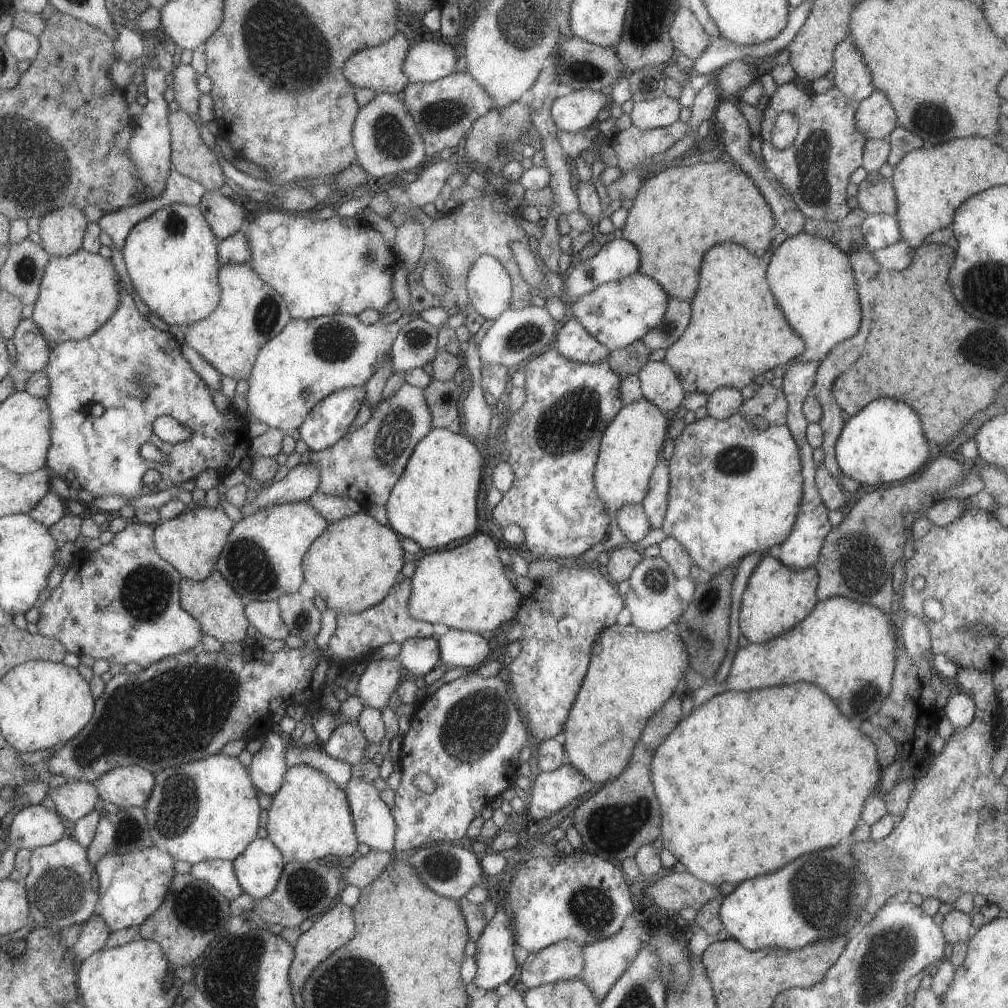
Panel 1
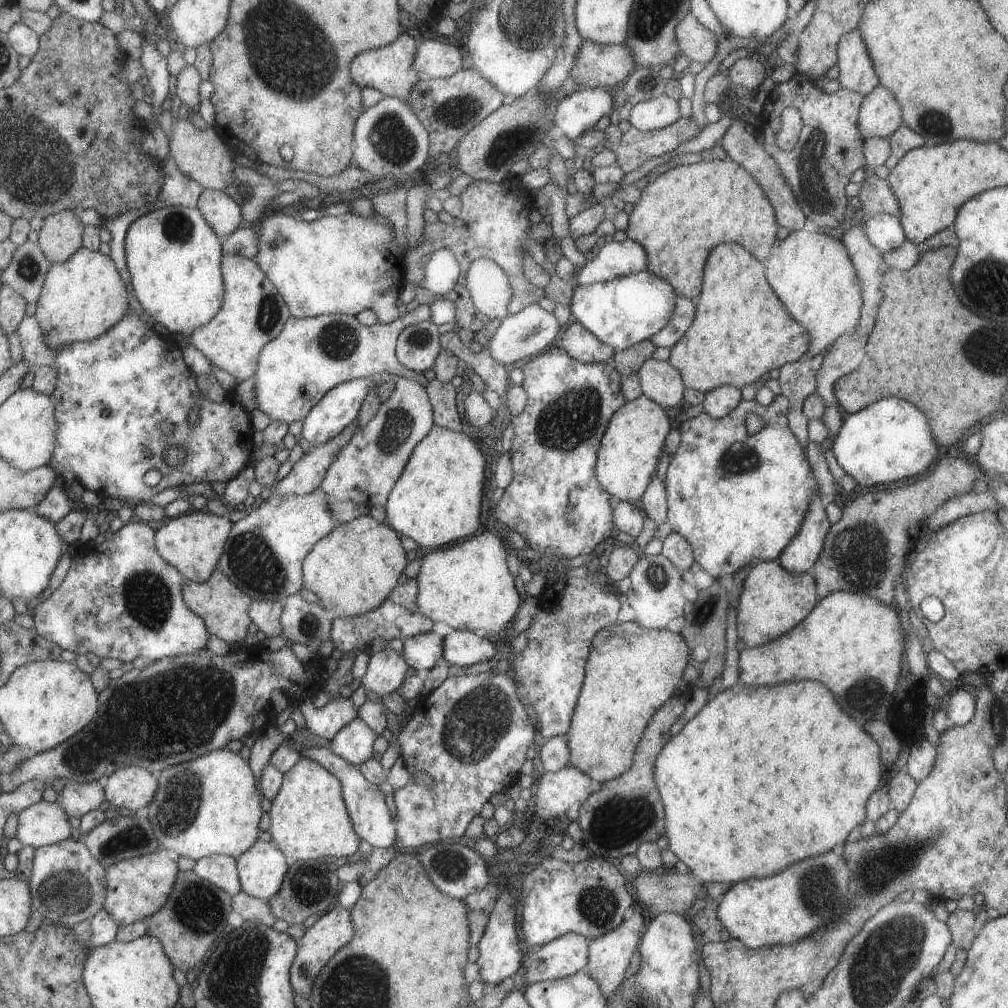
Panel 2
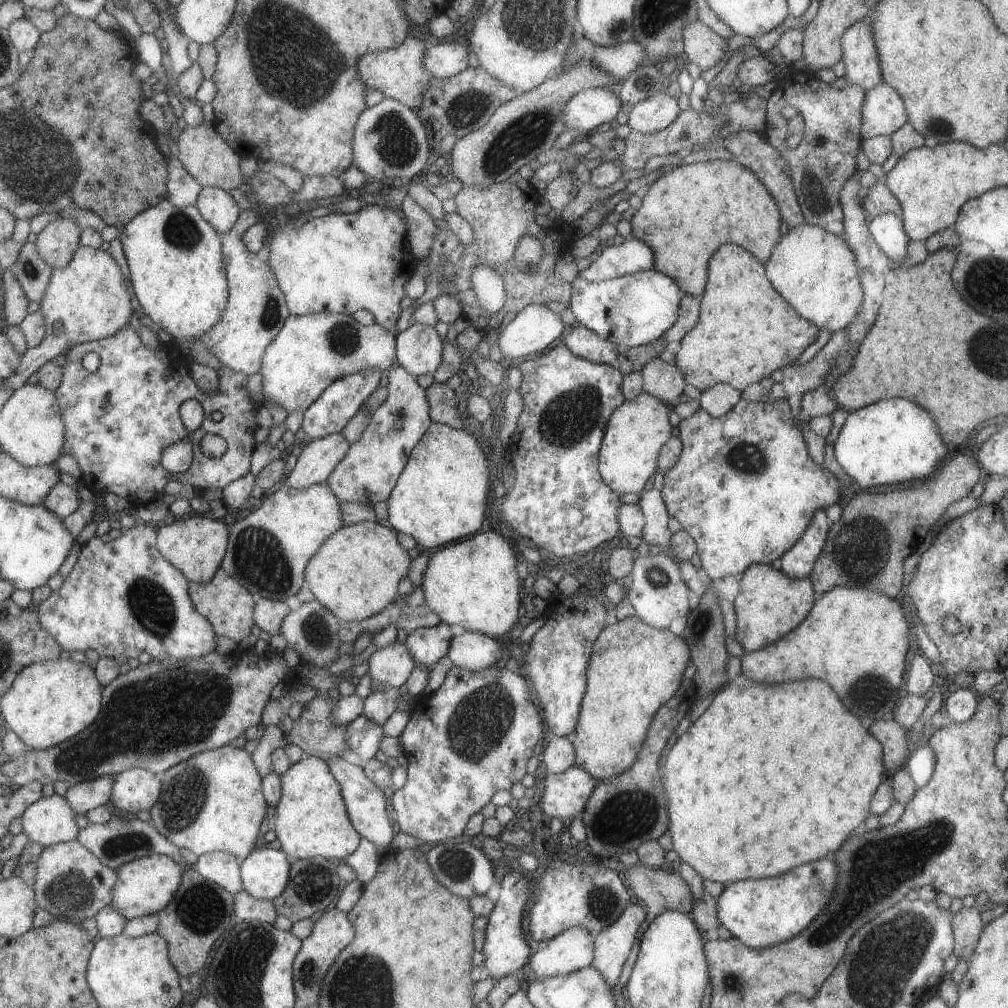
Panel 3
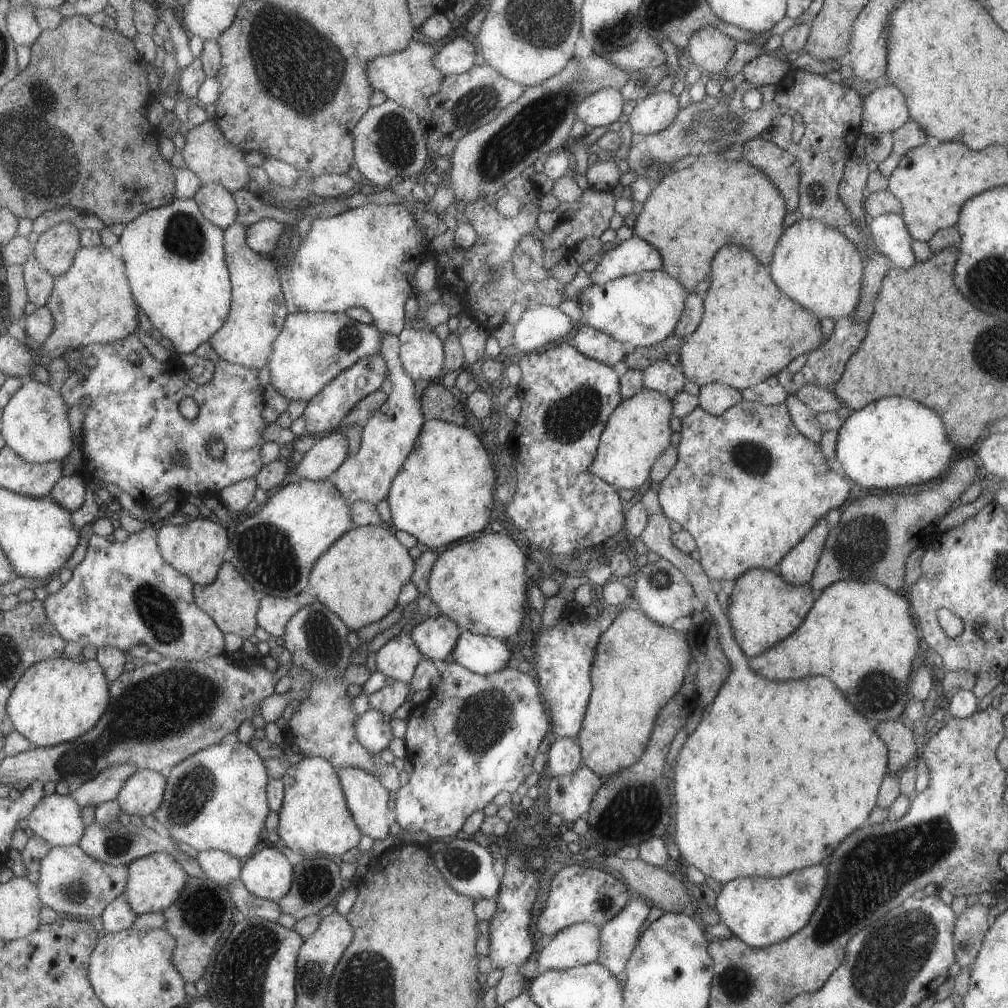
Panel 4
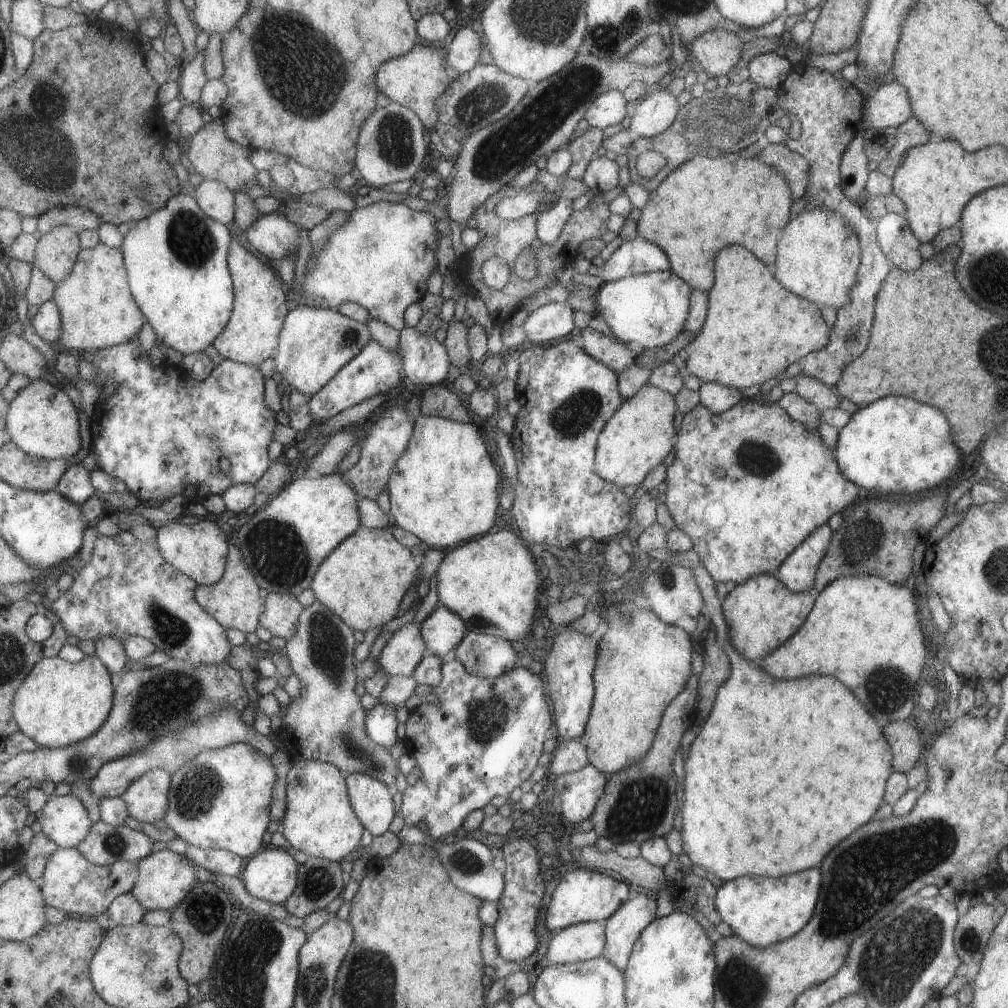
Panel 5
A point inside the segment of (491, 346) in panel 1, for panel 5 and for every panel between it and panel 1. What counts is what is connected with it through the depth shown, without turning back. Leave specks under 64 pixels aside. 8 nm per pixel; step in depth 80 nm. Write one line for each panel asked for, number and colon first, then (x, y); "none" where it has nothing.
2: (530, 331)
3: (534, 327)
4: (540, 324)
5: (551, 321)

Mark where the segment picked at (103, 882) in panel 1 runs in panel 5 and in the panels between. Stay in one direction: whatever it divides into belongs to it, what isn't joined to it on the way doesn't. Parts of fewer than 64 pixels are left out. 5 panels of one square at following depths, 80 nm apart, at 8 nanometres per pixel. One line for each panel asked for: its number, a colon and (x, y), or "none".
2: (136, 888)
3: (145, 885)
4: (155, 881)
5: (163, 879)

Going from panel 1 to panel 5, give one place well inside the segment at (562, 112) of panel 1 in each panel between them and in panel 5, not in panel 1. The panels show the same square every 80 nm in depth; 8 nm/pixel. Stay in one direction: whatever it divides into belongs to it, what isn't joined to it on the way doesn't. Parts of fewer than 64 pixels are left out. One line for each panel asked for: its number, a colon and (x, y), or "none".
2: (578, 112)
3: (587, 109)
4: (599, 109)
5: (607, 109)

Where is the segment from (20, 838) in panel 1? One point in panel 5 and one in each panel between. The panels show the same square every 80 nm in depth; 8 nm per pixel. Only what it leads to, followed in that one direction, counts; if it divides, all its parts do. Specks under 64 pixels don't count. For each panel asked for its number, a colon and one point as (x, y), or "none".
2: (45, 823)
3: (50, 821)
4: (57, 818)
5: (64, 819)

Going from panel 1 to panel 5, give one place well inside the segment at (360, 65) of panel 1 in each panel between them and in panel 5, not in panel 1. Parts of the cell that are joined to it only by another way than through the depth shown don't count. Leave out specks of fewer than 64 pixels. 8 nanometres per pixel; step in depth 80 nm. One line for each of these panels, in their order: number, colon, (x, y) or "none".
2: (388, 69)
3: (398, 73)
4: (409, 78)
5: (413, 80)

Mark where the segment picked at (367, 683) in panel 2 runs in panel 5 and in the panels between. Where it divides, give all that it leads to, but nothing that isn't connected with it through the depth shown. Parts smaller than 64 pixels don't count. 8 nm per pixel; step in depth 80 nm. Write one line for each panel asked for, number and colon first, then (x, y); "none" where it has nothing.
3: (389, 666)
4: (396, 659)
5: (404, 650)

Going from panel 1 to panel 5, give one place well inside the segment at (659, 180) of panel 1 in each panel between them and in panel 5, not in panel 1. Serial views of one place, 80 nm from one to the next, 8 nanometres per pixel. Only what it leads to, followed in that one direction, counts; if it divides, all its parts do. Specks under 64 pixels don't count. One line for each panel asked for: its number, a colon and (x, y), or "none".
2: (682, 213)
3: (687, 213)
4: (691, 213)
5: (706, 203)

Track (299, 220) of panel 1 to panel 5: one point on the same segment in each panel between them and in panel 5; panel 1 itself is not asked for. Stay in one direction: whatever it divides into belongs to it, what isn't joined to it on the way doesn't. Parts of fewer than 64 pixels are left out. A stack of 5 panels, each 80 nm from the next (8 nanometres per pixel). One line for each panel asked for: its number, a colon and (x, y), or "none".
2: (345, 263)
3: (338, 263)
4: (365, 257)
5: (380, 258)

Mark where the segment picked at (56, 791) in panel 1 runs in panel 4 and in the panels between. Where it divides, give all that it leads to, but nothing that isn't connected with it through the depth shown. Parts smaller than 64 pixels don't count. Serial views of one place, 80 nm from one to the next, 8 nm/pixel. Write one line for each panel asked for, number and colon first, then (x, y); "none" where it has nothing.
2: (77, 800)
3: (83, 796)
4: (105, 786)

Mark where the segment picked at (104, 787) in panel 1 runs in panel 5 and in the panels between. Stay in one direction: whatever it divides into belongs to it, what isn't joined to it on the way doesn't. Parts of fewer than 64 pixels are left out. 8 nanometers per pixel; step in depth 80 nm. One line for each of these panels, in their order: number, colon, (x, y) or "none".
2: (131, 789)
3: (134, 789)
4: (141, 794)
5: (146, 798)

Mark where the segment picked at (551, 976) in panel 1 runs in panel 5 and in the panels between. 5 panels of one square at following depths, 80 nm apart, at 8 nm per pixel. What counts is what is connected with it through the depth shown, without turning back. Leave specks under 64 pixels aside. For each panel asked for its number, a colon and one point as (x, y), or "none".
2: (567, 954)
3: (572, 949)
4: (578, 944)
5: (584, 941)

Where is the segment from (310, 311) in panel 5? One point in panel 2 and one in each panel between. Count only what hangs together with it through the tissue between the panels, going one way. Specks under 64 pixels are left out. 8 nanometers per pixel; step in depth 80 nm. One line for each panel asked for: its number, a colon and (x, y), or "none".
2: (309, 356)
3: (309, 352)
4: (312, 347)

